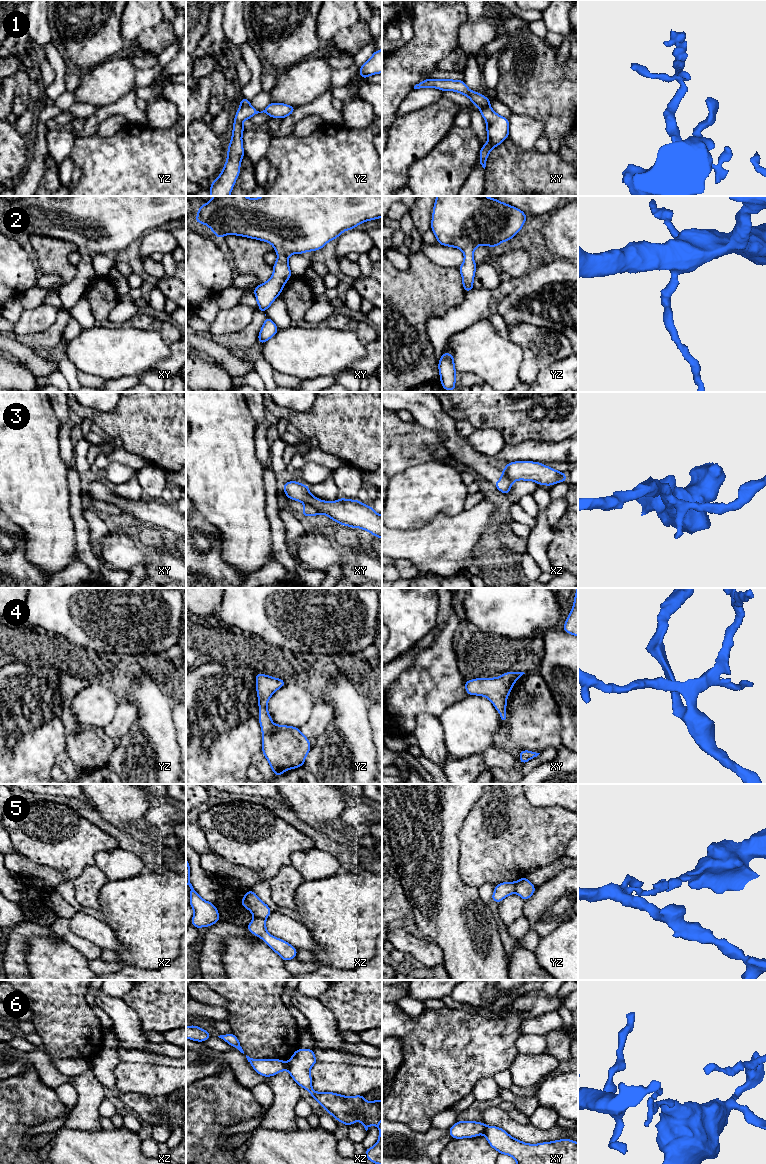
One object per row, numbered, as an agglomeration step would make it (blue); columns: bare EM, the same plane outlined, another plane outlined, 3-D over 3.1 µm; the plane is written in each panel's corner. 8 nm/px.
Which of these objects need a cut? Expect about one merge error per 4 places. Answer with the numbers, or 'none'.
1, 3, 5, 6

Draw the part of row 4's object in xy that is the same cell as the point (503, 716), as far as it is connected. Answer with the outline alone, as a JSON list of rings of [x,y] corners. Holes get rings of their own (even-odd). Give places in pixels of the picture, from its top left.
[[[509,671],[500,677],[466,680],[465,690],[468,695],[484,696],[488,698],[501,715],[501,722],[506,723],[507,697],[510,694],[515,681],[523,674],[525,673]]]

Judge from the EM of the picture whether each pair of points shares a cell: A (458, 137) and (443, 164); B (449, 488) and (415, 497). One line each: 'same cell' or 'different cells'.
A: same cell
B: same cell

